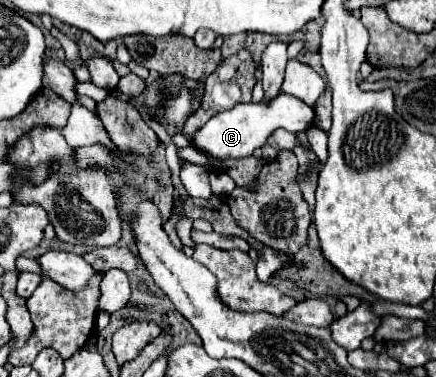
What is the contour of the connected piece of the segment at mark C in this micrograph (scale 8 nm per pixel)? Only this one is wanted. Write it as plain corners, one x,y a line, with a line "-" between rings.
279,94
271,104
259,102
247,102
247,104
237,104
231,110
219,112
215,114
211,120
207,120
205,126
201,126
193,136
191,136
191,144
213,156
219,160
227,160
227,158
247,158
253,154
255,148
265,146
267,138
277,130
277,128
285,128
293,134
297,132
305,132
311,124
313,124
313,108
309,108
305,102
301,102
295,96
289,94

